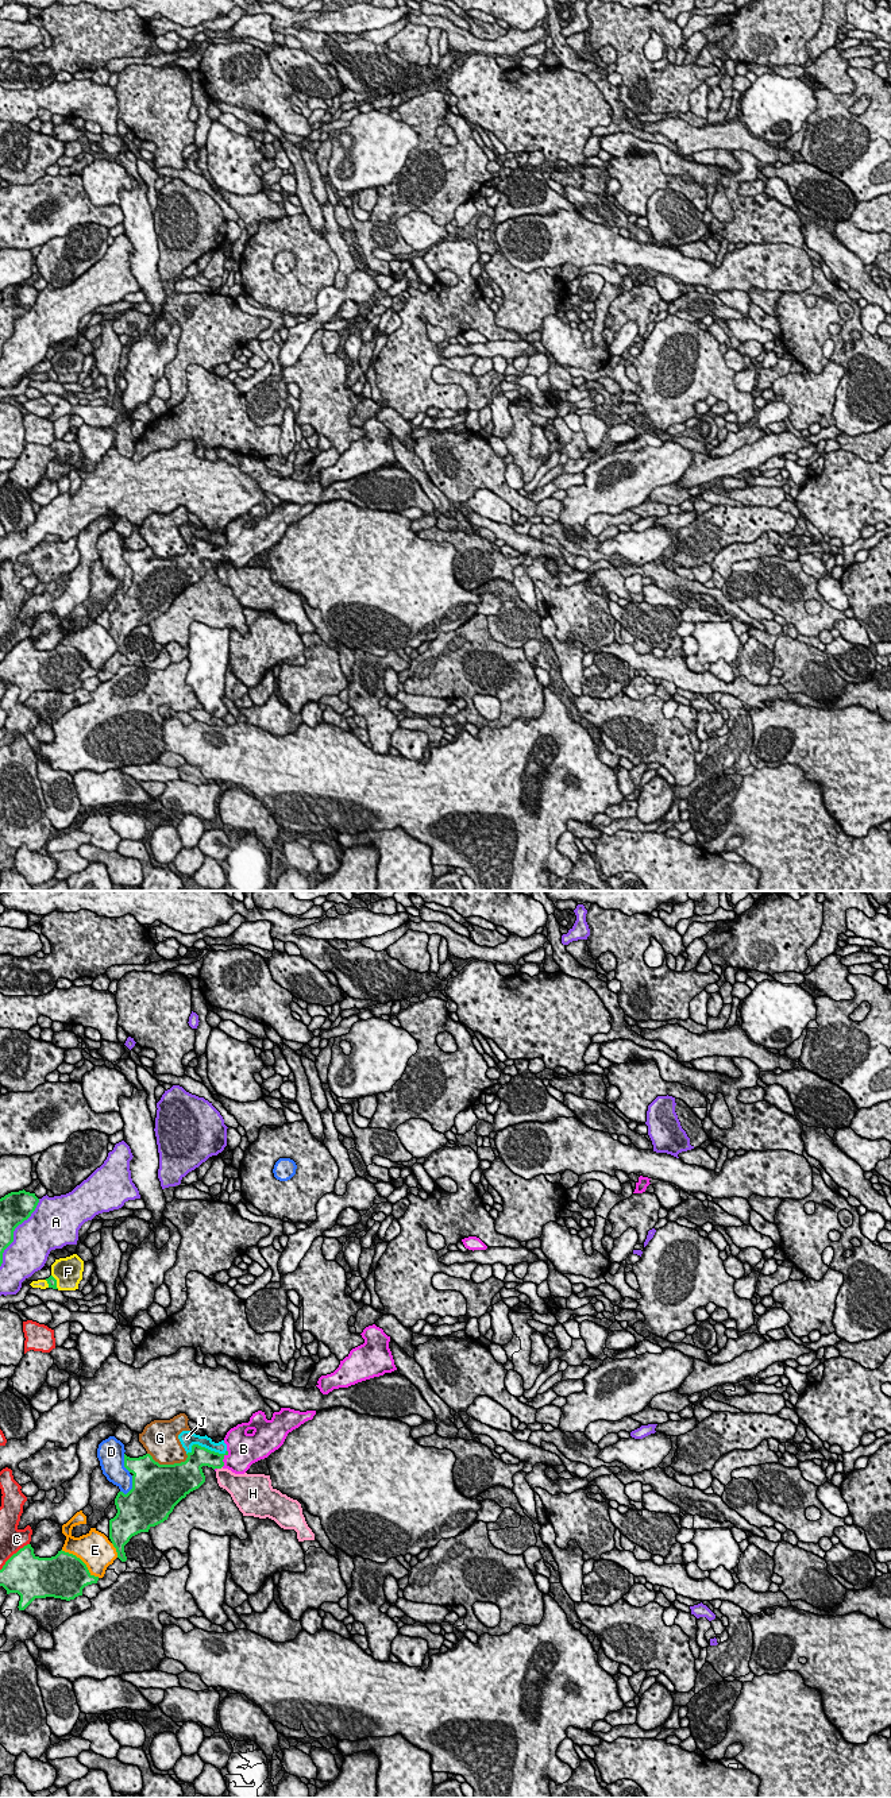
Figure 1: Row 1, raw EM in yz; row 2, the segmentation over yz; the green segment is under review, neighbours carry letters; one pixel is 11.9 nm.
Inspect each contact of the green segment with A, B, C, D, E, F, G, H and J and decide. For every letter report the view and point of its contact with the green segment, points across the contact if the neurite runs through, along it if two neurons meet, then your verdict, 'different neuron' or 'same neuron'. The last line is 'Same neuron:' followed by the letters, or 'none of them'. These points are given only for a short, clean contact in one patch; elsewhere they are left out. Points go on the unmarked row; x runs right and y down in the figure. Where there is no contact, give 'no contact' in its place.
A: contact yz (12, 325); different neuron
B: contact yz (223, 551); way yz (203, 550), (223, 551), (234, 551), (242, 543); same neuron
C: contact yz (12, 648); different neuron
D: contact yz (132, 578); different neuron
E: contact yz (81, 654); different neuron
F: contact yz (56, 374); different neuron
G: contact yz (168, 558); different neuron
H: contact yz (219, 560); different neuron
J: contact yz (204, 540); border yz (226, 546), (215, 546), (193, 537), (186, 547); different neuron
Same neuron: B

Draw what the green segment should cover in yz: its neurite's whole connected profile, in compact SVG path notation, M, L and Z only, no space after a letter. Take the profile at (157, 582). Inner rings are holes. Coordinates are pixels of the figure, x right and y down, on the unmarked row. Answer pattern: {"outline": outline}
{"outline": "M281 501L267 513L265 505L258 503L248 516L238 517L227 525L224 547L193 537L186 553L181 556L159 557L150 547L139 551L124 547L124 560L134 568L132 582L127 587L117 586L117 606L109 613L109 632L117 651L126 655L124 638L130 632L167 613L174 599L205 575L202 559L244 567L252 556L278 543L289 525L315 508L316 503Z"}

